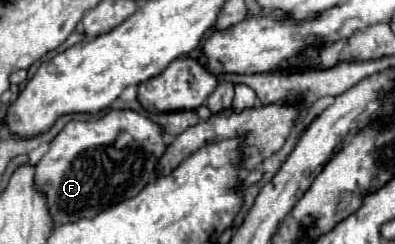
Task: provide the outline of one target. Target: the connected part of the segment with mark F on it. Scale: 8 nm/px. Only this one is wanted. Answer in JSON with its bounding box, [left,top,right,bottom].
[35,110,165,224]

